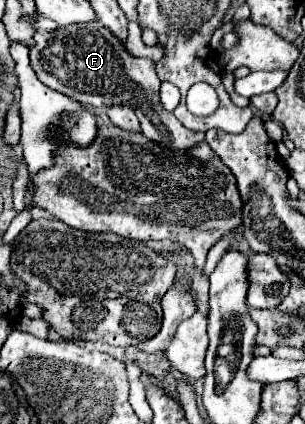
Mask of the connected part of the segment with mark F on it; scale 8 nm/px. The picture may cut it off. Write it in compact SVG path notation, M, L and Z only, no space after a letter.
M100 20L86 22L86 24L70 24L70 30L58 28L52 32L34 32L32 36L34 46L30 48L30 64L42 84L48 88L62 92L80 104L86 104L90 108L104 108L104 106L130 106L136 116L140 118L142 132L146 138L154 144L160 144L166 150L172 152L188 152L196 148L200 142L204 142L204 132L194 132L188 128L182 128L182 124L176 120L176 116L168 110L164 110L160 102L160 80L156 76L154 64L148 58L138 58L128 52L124 42L114 36Z

